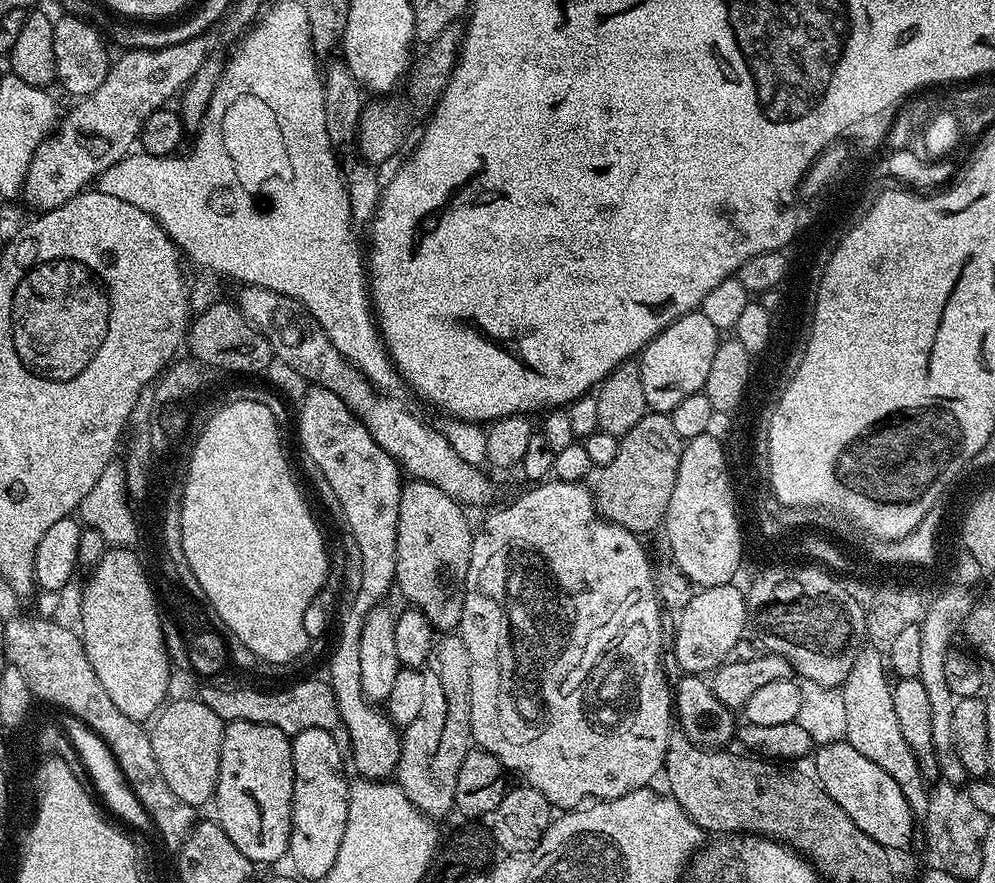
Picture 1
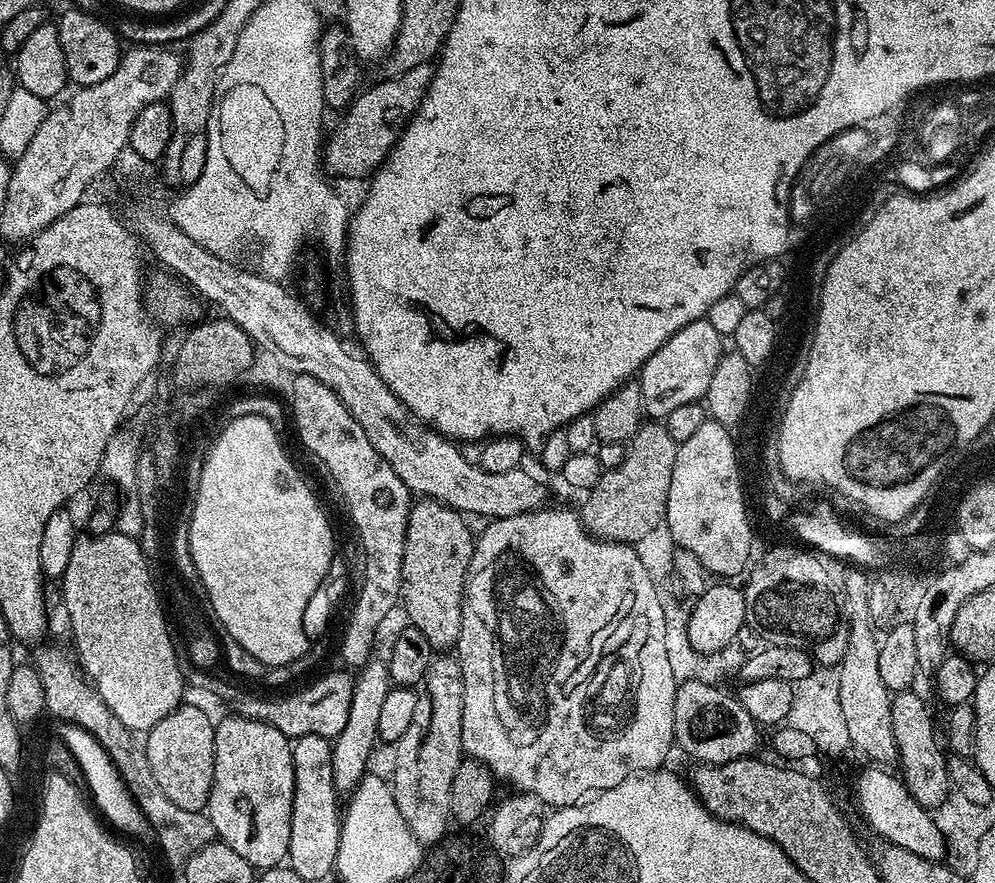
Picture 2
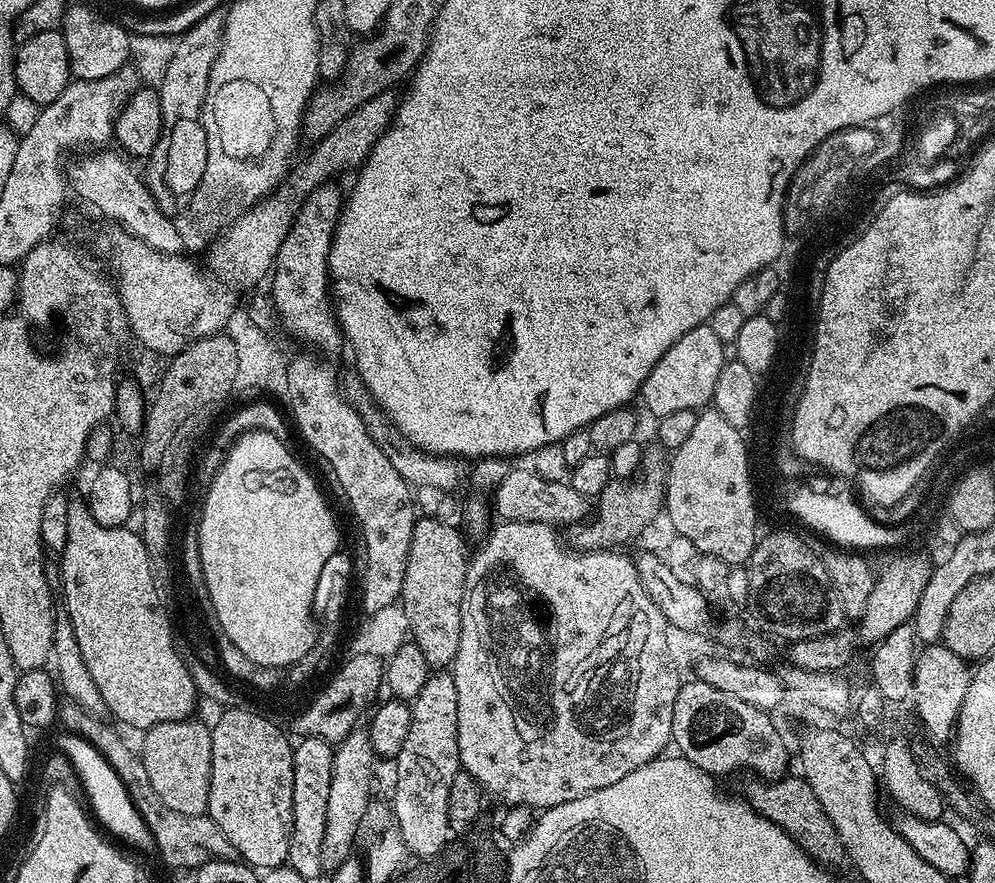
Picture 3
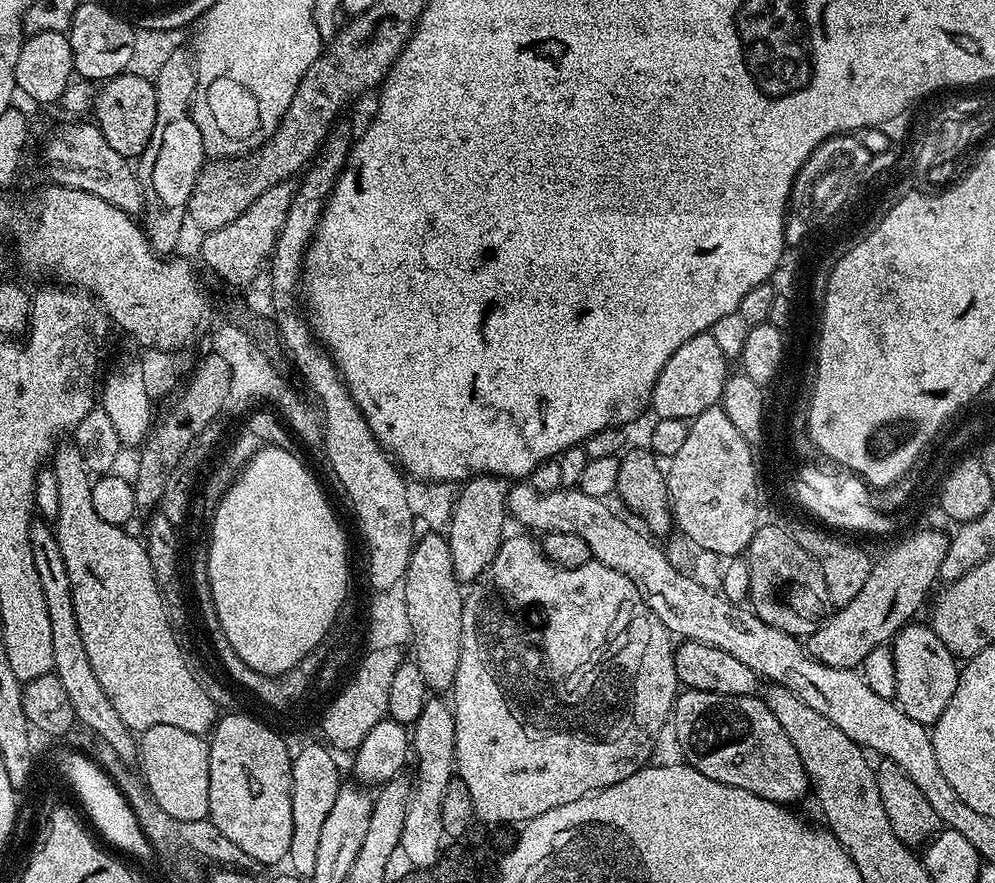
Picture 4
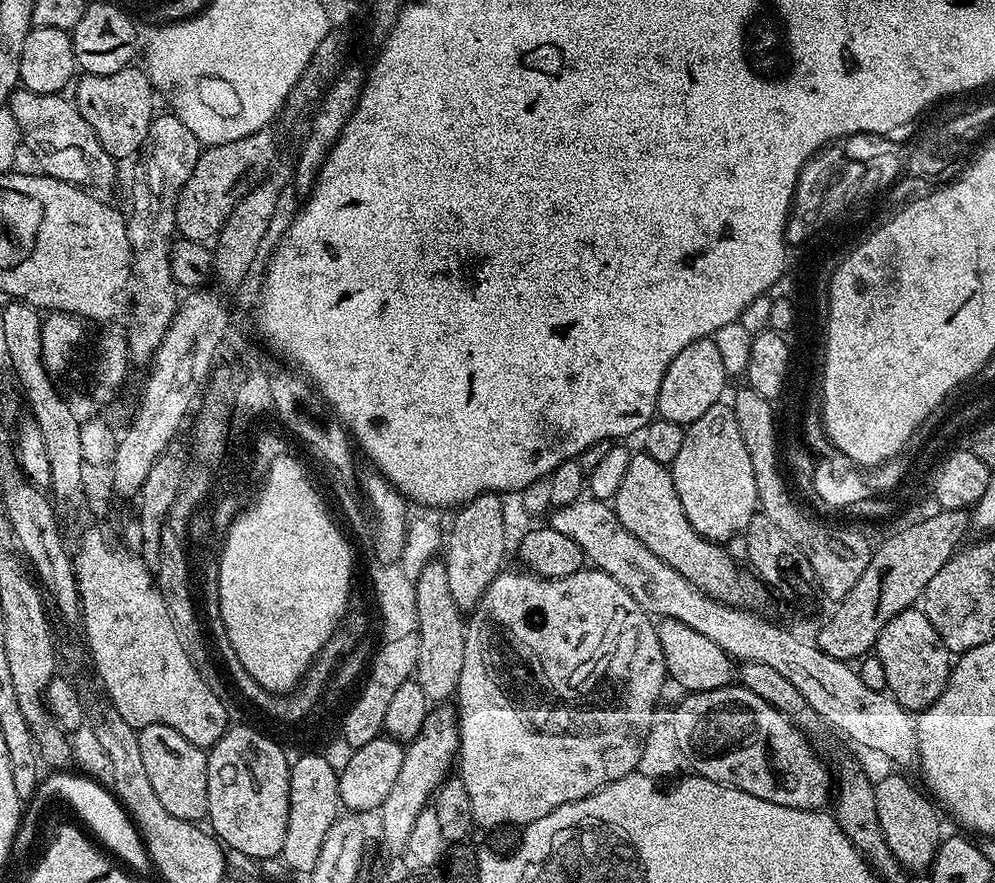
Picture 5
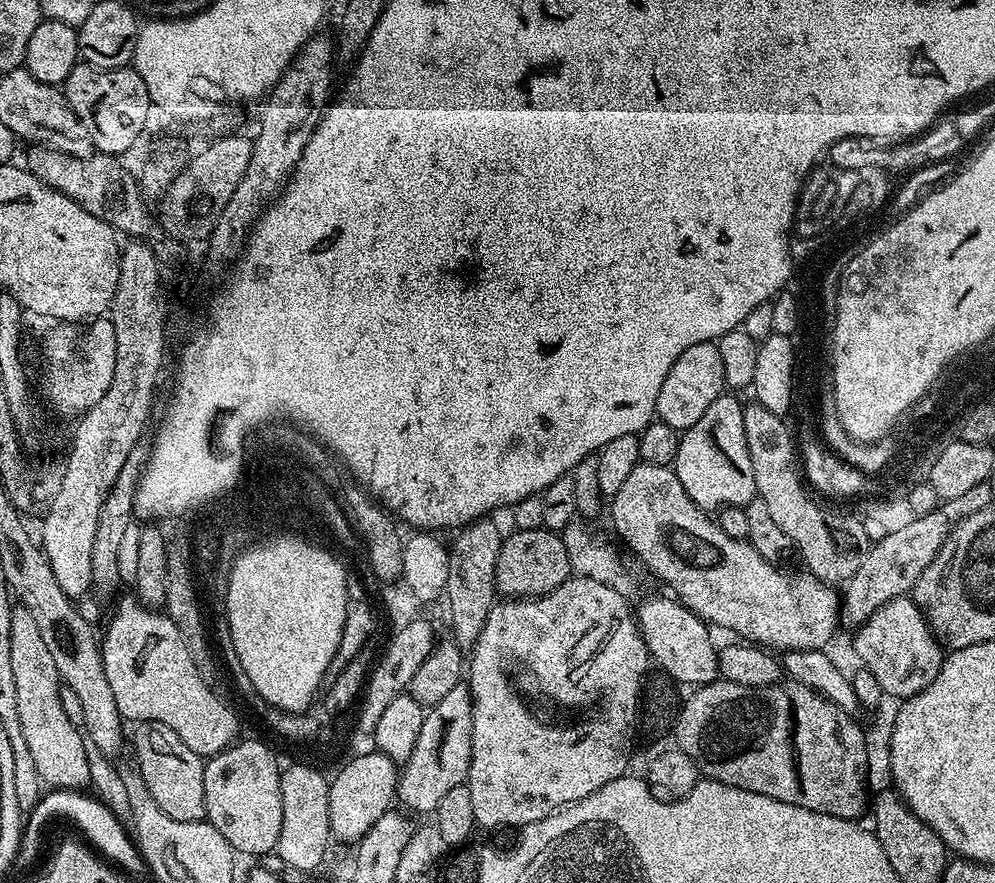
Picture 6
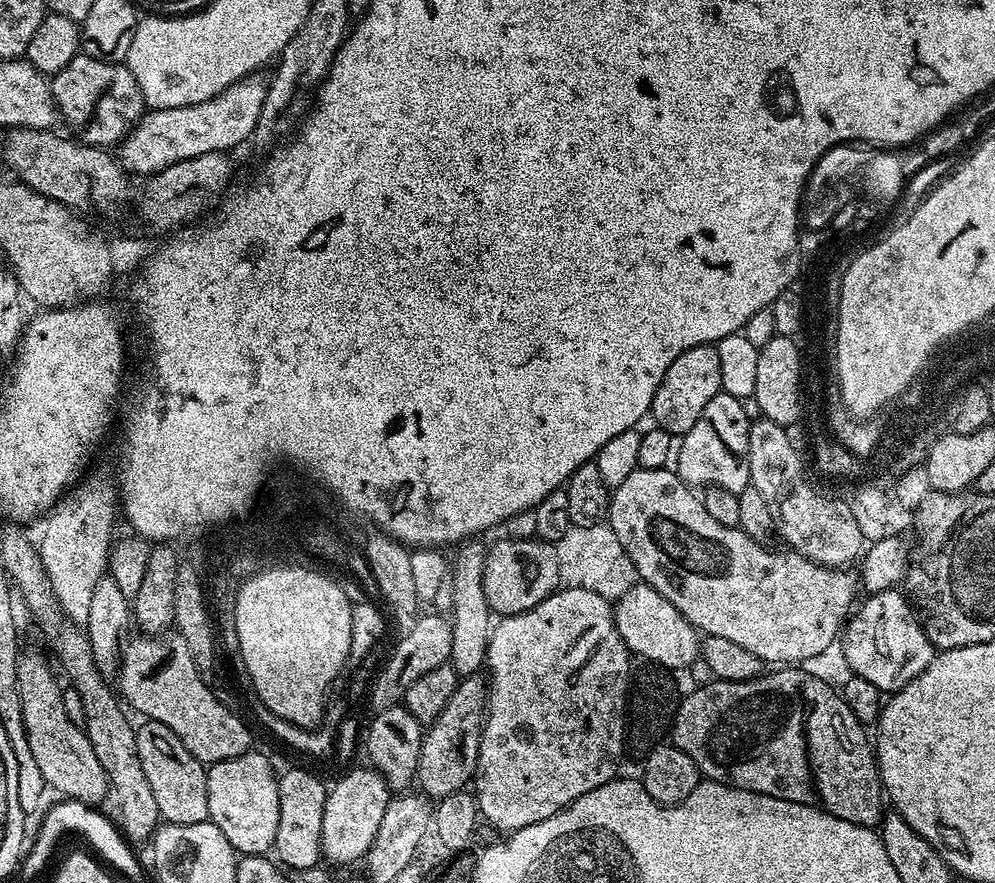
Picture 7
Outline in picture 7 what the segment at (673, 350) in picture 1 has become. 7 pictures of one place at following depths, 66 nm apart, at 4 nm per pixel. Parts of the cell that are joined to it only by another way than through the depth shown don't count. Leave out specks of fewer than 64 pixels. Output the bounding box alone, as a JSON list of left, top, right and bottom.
[650,344,722,438]

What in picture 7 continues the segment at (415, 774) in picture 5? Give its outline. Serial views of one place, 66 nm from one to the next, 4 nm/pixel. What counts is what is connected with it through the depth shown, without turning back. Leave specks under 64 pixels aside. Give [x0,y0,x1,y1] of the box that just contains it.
[415,674,488,798]

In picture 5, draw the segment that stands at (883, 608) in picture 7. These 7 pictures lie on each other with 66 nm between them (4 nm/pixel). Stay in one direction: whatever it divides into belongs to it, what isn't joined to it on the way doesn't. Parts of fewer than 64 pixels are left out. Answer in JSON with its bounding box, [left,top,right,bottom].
[874,607,950,714]

